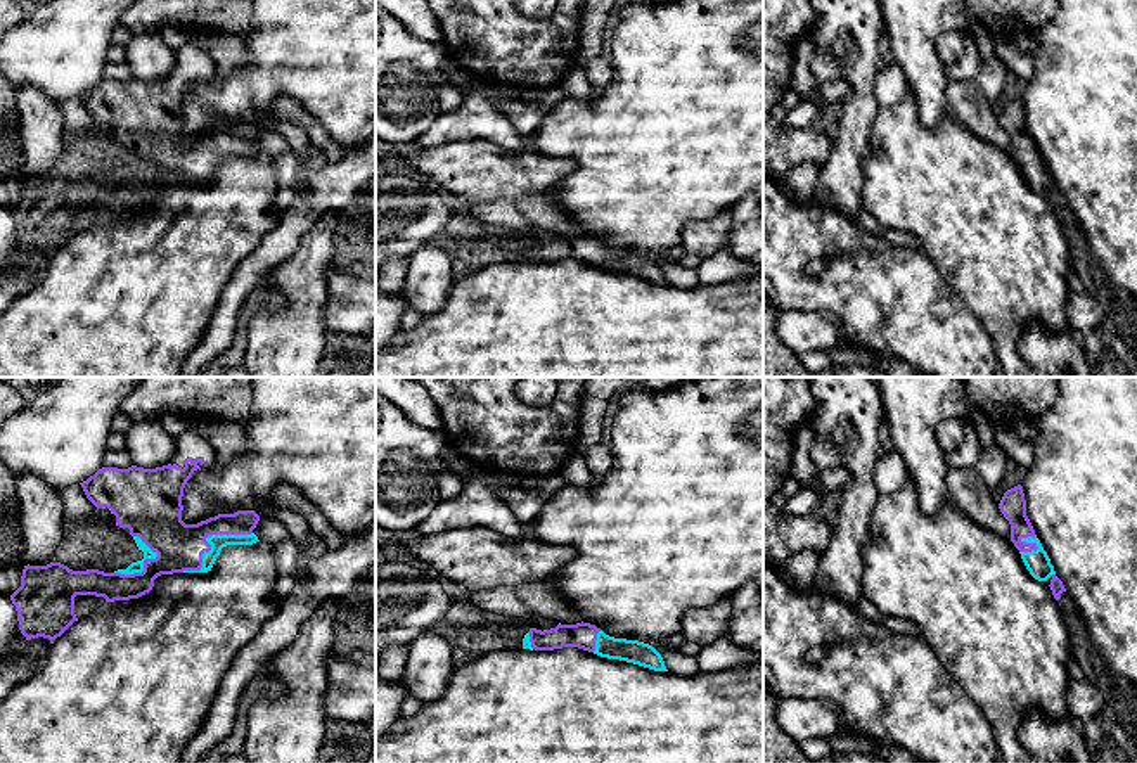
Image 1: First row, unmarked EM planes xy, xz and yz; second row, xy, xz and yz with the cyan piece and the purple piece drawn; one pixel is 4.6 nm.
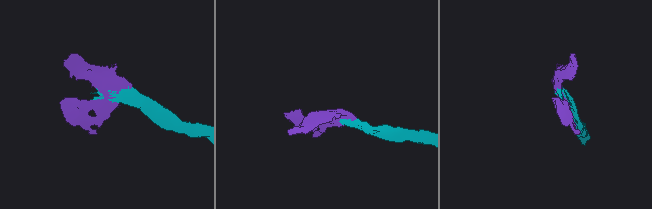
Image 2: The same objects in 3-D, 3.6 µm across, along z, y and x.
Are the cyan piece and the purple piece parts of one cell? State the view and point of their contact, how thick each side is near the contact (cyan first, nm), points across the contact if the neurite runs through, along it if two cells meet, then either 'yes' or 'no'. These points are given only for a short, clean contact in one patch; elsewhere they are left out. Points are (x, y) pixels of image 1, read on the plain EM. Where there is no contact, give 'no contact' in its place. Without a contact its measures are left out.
contact xy (206, 153); calibres 70 and 220 nm; yes

